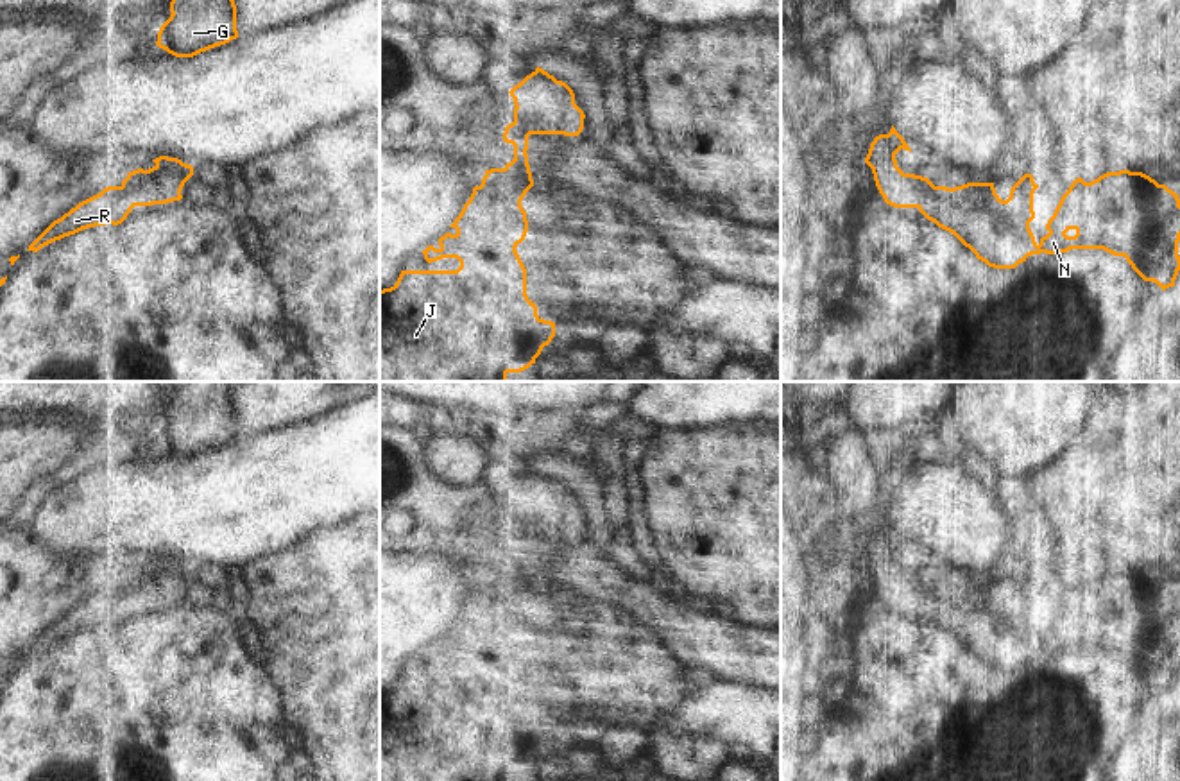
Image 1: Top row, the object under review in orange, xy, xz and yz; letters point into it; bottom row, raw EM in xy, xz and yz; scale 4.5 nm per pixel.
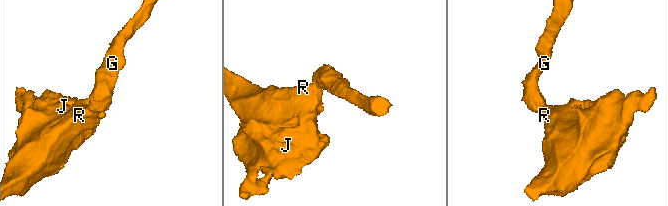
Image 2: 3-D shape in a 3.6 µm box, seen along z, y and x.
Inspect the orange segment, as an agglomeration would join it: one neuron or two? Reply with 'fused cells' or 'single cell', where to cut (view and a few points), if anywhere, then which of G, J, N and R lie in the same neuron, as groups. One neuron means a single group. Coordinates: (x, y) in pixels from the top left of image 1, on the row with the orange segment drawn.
single cell; cut none; groups G J N R

